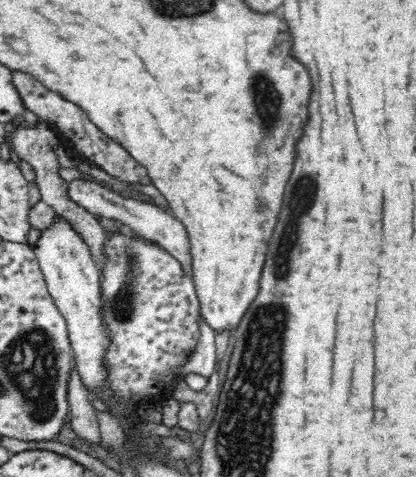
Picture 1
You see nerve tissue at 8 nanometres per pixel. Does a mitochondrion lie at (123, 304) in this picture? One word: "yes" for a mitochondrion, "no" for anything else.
yes

